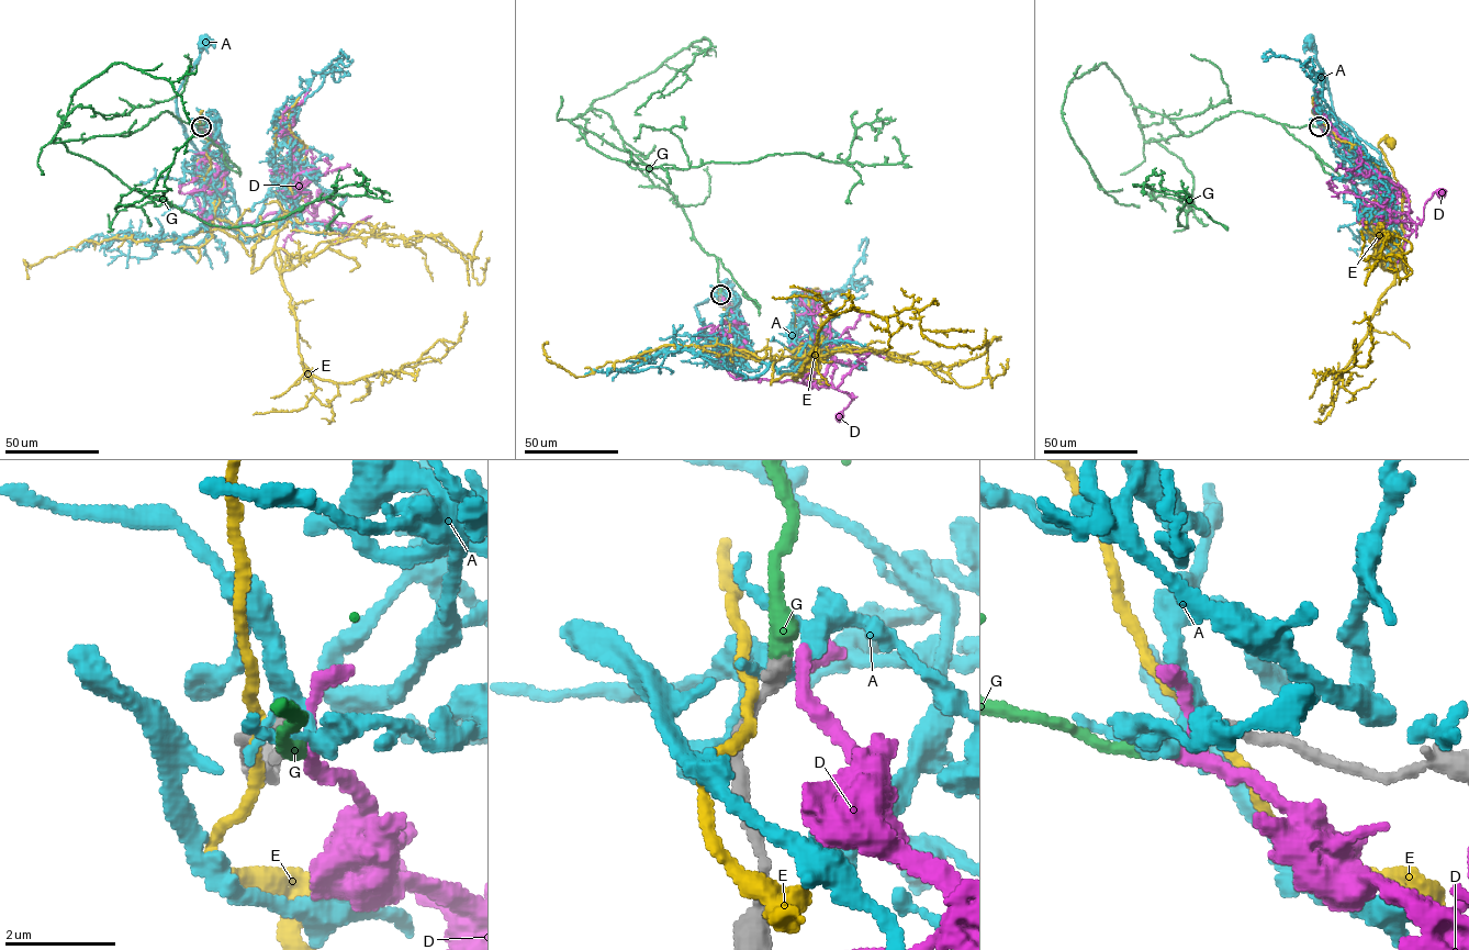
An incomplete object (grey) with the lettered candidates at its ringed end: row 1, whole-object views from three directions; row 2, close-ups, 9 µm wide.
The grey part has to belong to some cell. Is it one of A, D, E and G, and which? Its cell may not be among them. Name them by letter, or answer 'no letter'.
G

